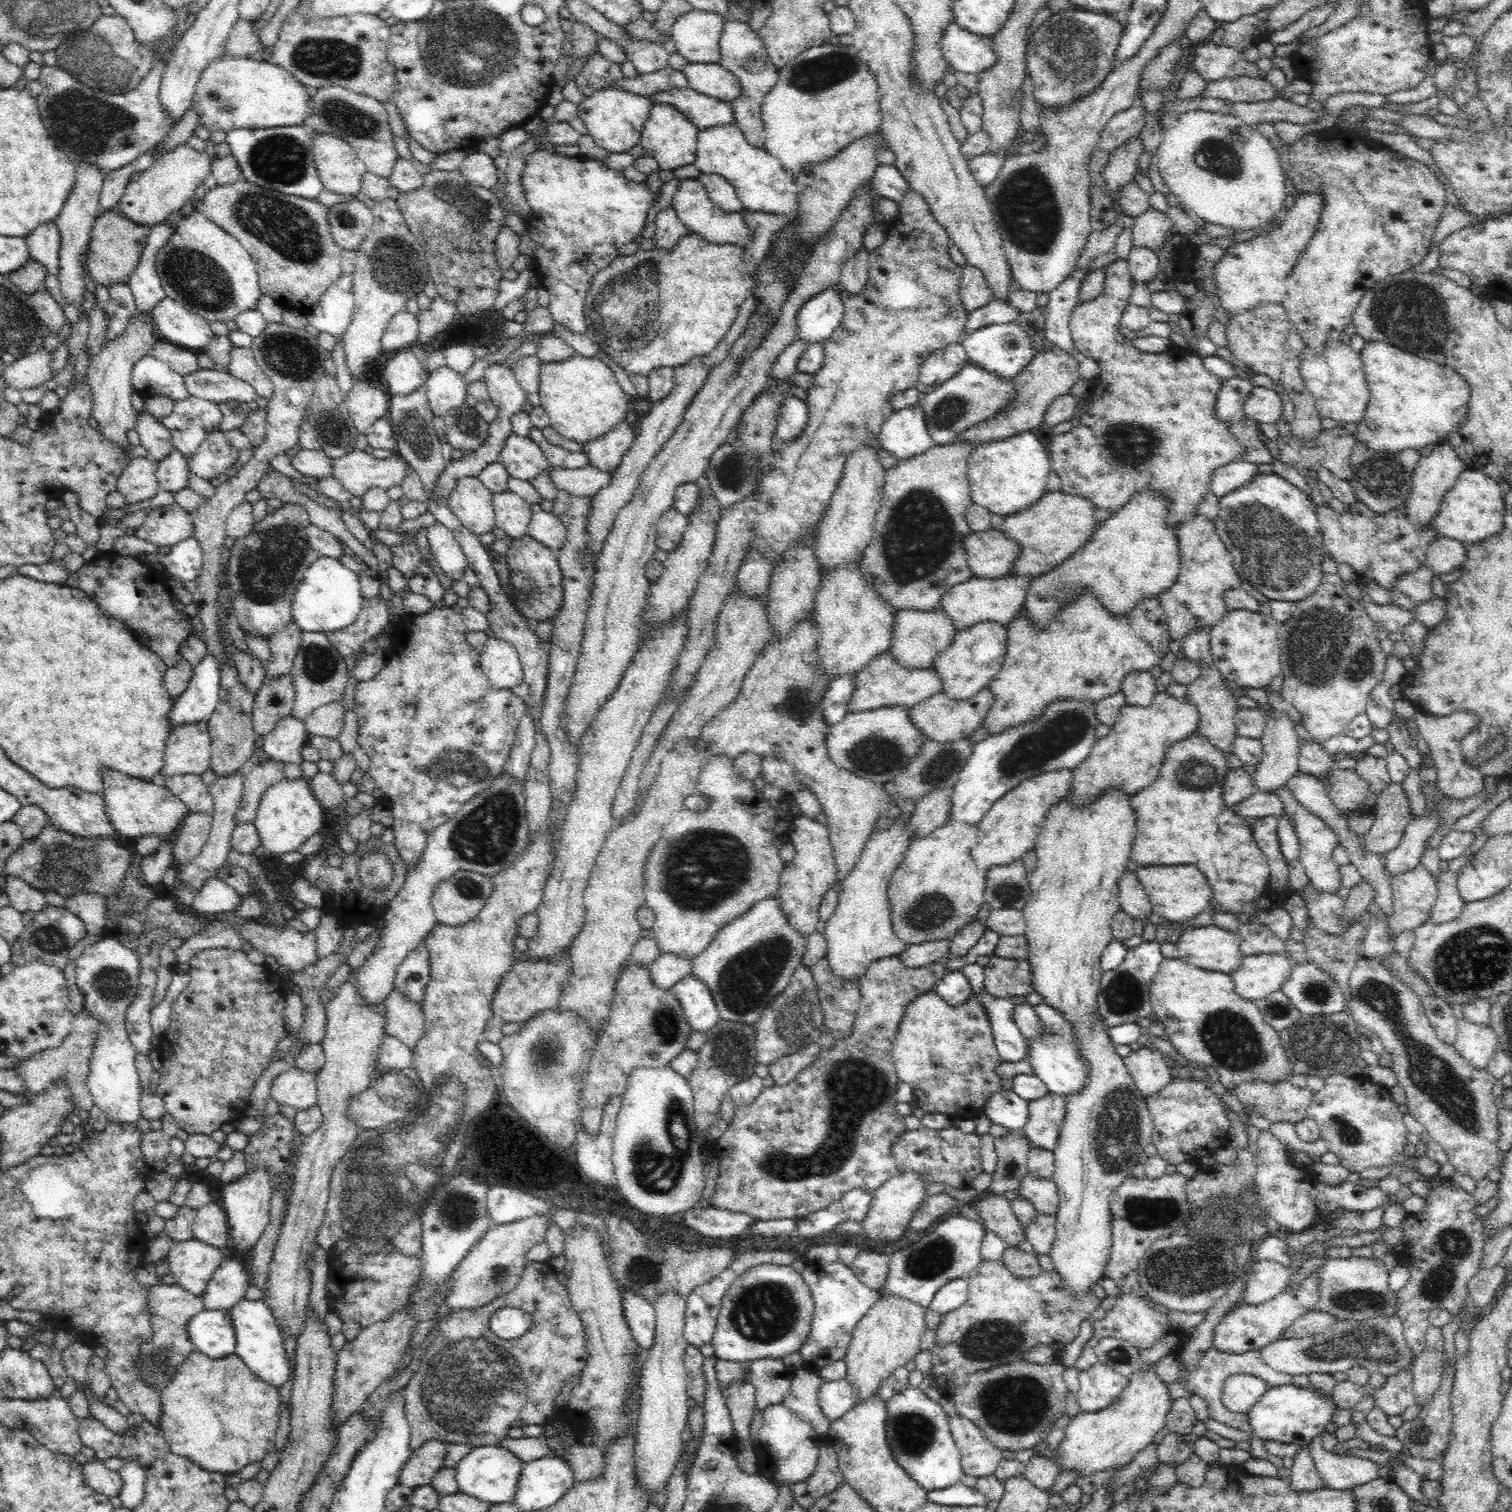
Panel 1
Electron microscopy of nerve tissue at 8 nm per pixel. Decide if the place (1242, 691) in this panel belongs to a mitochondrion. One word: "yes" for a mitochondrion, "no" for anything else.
no

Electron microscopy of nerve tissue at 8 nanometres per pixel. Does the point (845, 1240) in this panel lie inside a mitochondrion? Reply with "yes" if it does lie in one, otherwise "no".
no

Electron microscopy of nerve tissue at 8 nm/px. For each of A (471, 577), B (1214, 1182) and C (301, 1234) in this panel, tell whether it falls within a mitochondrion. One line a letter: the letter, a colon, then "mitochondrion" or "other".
A: other
B: mitochondrion
C: other

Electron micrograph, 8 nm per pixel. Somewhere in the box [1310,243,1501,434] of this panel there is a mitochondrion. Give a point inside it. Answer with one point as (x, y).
(1413, 316)

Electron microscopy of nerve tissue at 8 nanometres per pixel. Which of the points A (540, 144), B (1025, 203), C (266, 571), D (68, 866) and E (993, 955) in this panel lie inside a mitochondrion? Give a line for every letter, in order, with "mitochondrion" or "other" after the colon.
A: other
B: mitochondrion
C: mitochondrion
D: mitochondrion
E: other

